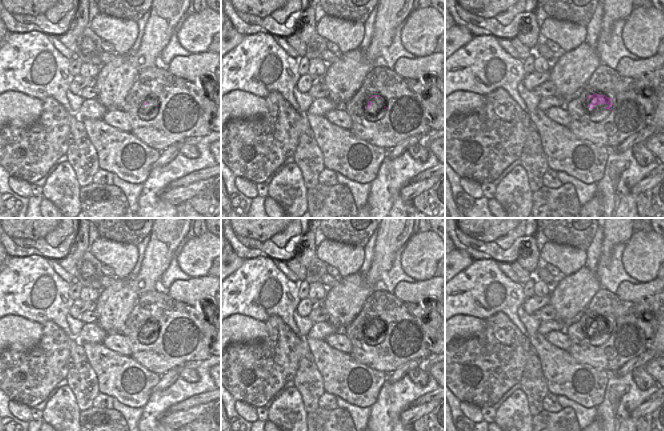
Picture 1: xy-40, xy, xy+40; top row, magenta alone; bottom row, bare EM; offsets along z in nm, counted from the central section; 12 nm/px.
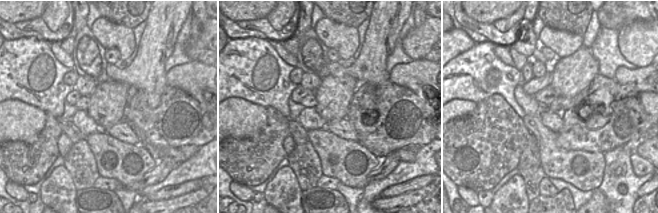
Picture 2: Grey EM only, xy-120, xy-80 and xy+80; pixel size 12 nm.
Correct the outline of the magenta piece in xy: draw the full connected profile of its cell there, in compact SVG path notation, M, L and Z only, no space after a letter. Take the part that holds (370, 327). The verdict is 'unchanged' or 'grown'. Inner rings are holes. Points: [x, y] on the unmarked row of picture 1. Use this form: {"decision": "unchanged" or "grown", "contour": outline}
{"decision": "grown", "contour": "M371 325L368 326L368 329L366 332L364 332L364 339L365 342L368 345L371 346L375 346L375 345L379 345L380 343L382 343L386 337L386 330L384 330L383 334L378 334L378 332L372 331L373 327Z"}

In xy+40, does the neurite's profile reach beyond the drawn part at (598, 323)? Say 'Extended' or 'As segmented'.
Extended.

